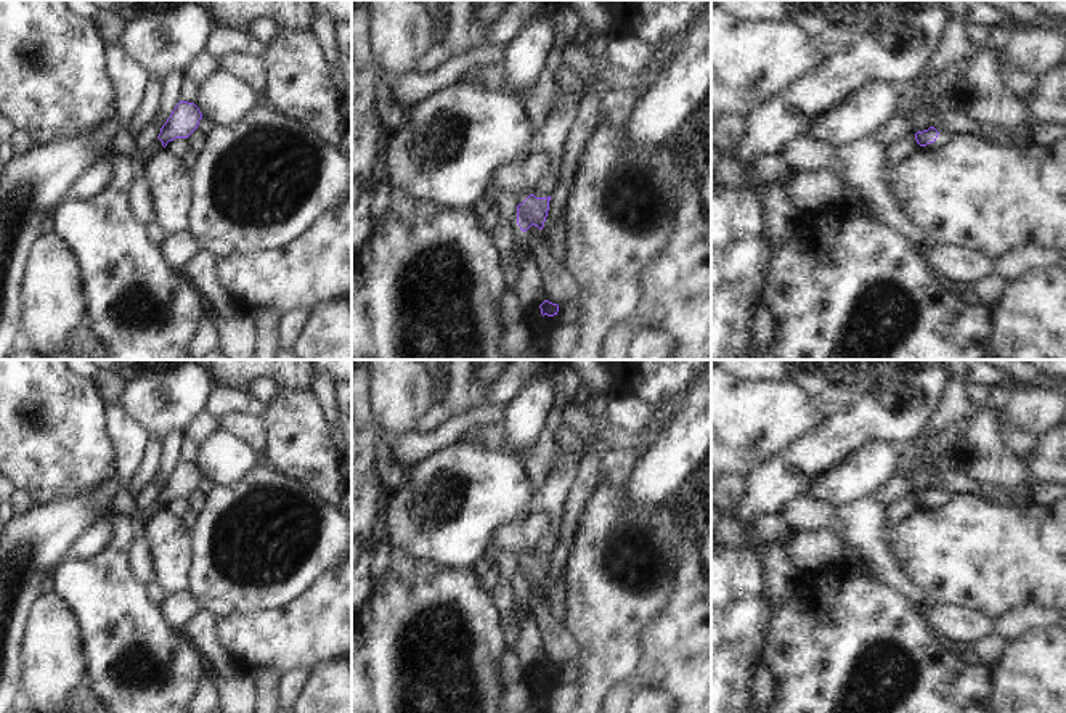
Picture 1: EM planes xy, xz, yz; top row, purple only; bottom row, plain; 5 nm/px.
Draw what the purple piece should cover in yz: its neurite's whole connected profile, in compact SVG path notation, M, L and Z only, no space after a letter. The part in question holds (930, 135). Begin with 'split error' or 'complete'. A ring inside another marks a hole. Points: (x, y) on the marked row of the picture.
split error | M930 127L928 130L917 132L917 133L909 132L901 140L886 146L886 161L899 162L899 161L909 157L920 146L934 143L938 135L939 135L939 132L934 127Z

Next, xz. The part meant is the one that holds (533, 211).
split error | M523 189L517 193L517 223L522 231L527 231L531 225L543 230L547 210L549 210L549 198L536 198L531 189Z

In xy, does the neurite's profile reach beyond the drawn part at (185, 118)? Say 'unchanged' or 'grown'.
grown

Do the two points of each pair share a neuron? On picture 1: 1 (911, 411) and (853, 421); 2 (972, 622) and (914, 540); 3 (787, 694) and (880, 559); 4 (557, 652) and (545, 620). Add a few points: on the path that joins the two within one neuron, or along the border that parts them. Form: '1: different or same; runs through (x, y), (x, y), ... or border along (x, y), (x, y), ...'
1: same; runs through (896, 415), (878, 415), (867, 419)
2: different; border along (933, 601), (968, 607), (992, 620)
3: different; border along (843, 551), (851, 551), (880, 582), (901, 593)
4: same; runs through (557, 644), (549, 628)

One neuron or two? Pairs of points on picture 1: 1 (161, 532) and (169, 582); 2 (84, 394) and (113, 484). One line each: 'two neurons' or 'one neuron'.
1: one neuron
2: two neurons

